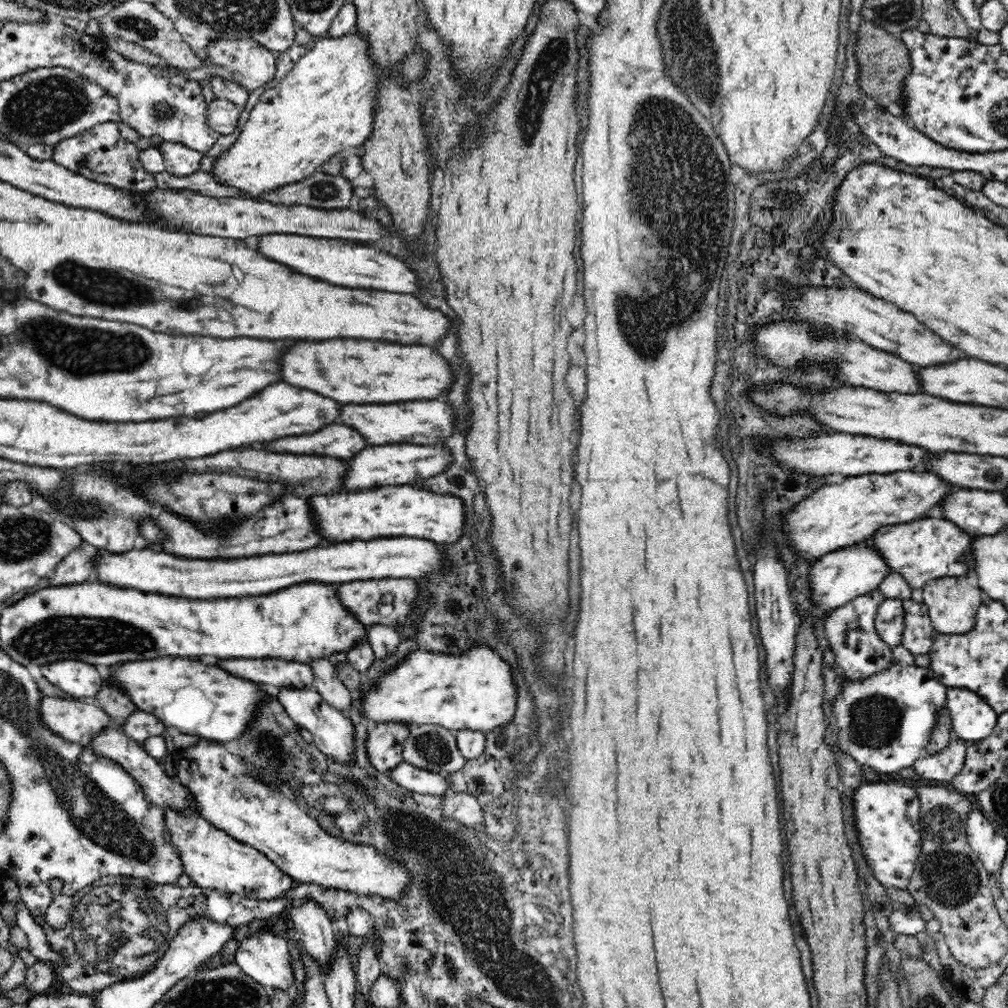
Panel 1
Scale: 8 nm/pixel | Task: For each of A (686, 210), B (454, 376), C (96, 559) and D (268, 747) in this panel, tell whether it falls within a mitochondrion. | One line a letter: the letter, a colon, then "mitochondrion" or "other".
A: mitochondrion
B: other
C: other
D: mitochondrion

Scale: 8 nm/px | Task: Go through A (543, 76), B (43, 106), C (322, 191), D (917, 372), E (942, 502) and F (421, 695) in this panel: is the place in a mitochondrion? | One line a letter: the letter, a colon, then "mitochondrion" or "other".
A: mitochondrion
B: mitochondrion
C: mitochondrion
D: other
E: other
F: other

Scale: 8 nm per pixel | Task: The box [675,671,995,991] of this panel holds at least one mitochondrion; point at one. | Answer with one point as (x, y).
(950, 878)

